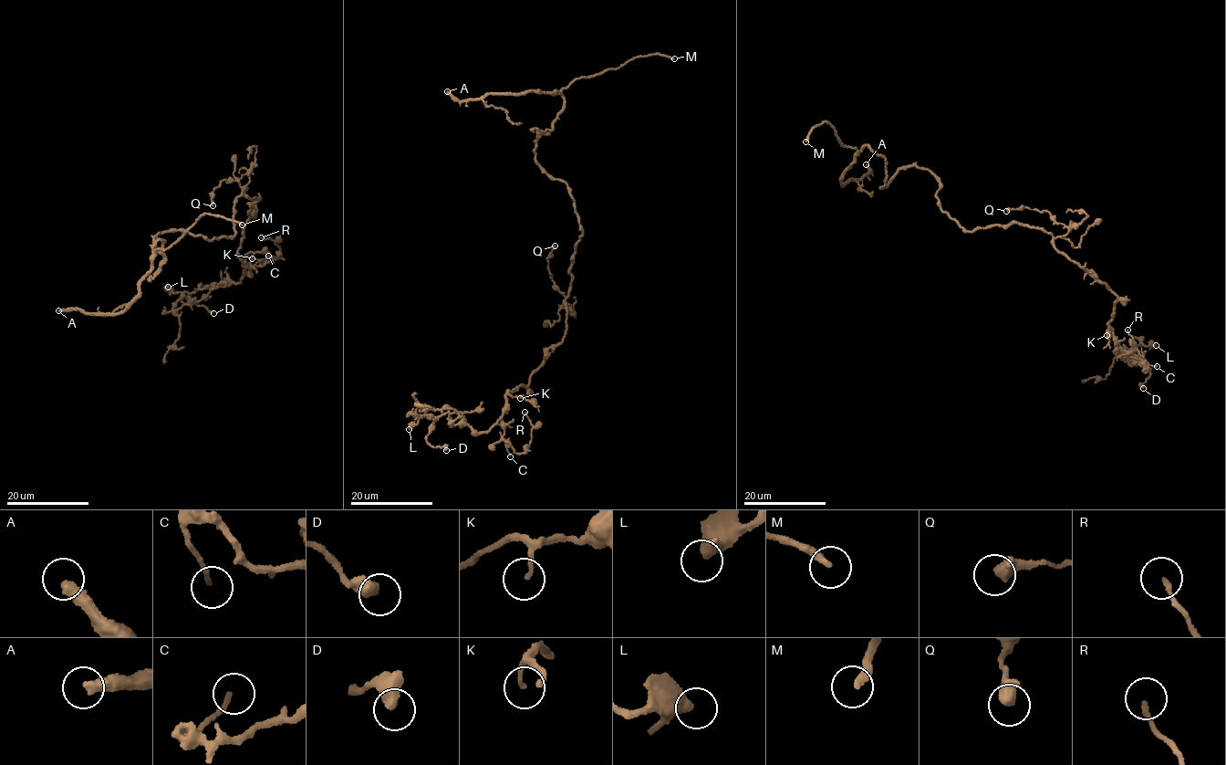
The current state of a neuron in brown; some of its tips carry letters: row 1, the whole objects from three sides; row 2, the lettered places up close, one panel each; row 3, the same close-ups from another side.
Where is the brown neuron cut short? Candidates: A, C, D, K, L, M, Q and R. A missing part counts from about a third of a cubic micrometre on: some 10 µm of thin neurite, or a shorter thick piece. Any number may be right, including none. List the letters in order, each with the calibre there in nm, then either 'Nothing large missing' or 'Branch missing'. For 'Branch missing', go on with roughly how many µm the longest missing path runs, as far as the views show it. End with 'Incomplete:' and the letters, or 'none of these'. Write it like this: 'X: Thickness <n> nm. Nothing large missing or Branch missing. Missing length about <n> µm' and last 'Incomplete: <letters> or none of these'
A: Thickness 400 nm. Branch missing. Missing length about 110 µm
C: Thickness 130 nm. Nothing large missing
D: Thickness 480 nm. Nothing large missing
K: Thickness 130 nm. Nothing large missing
L: Thickness 360 nm. Nothing large missing
M: Thickness 280 nm. Branch missing. Missing length about 30 µm
Q: Thickness 480 nm. Nothing large missing
R: Thickness 170 nm. Nothing large missing
Incomplete: A, M

